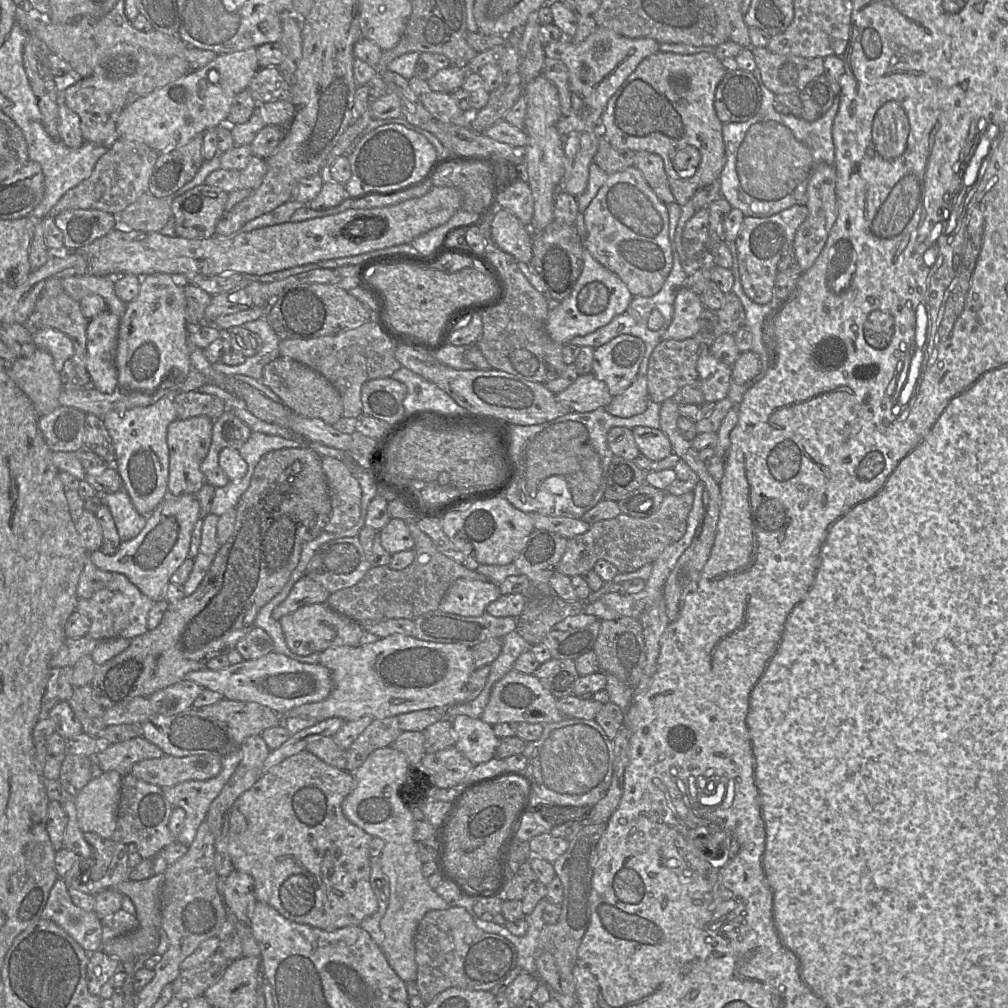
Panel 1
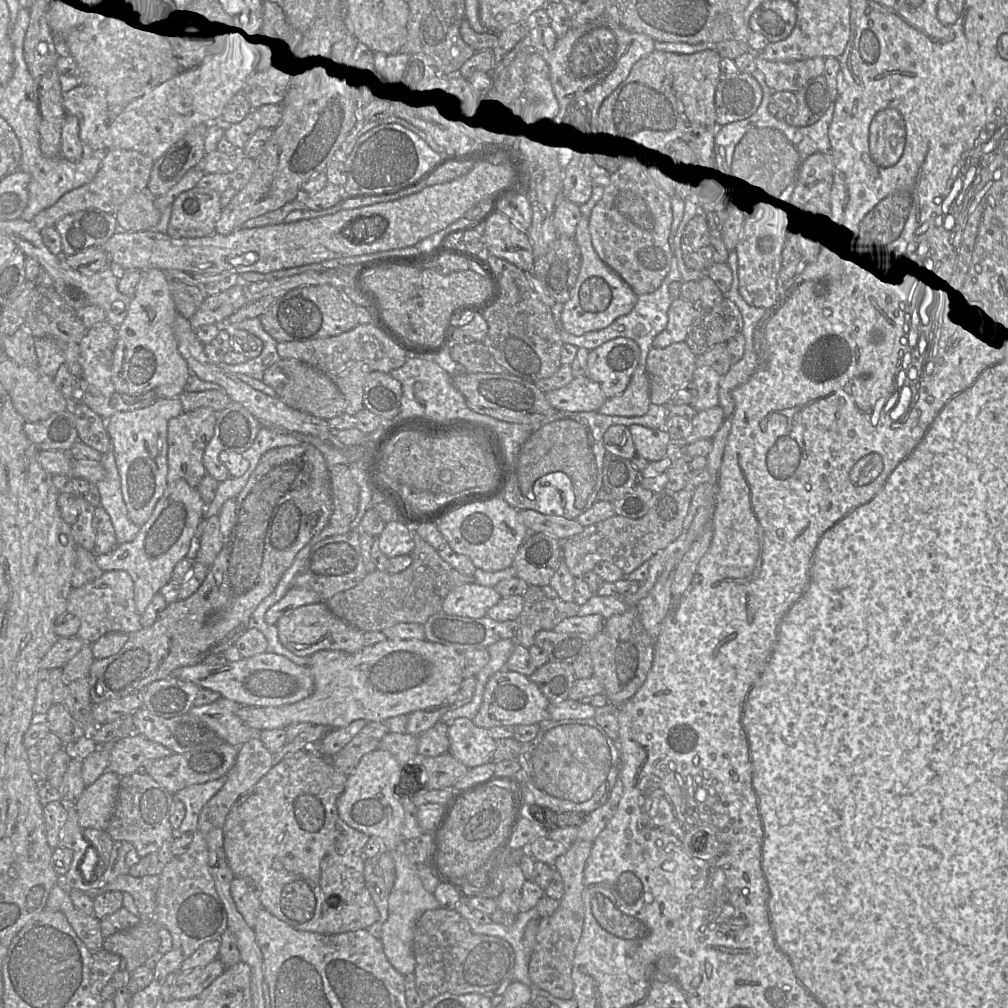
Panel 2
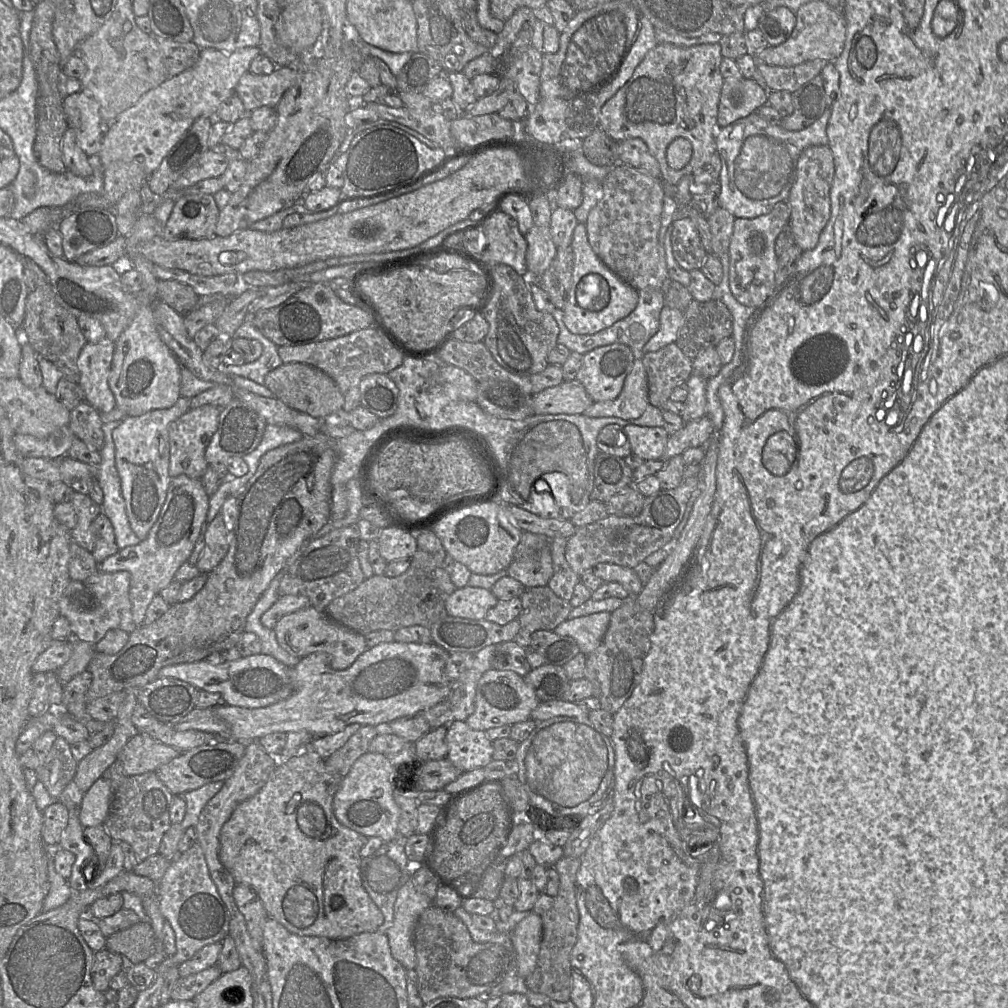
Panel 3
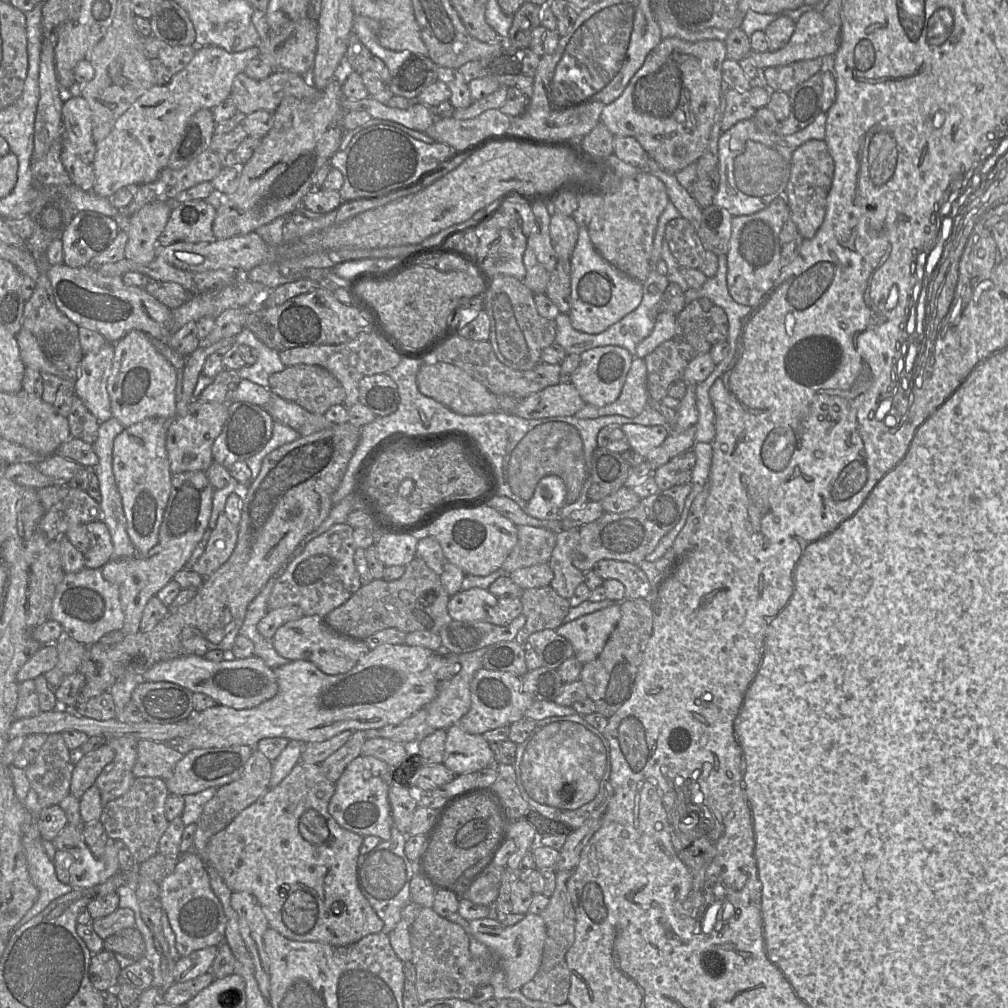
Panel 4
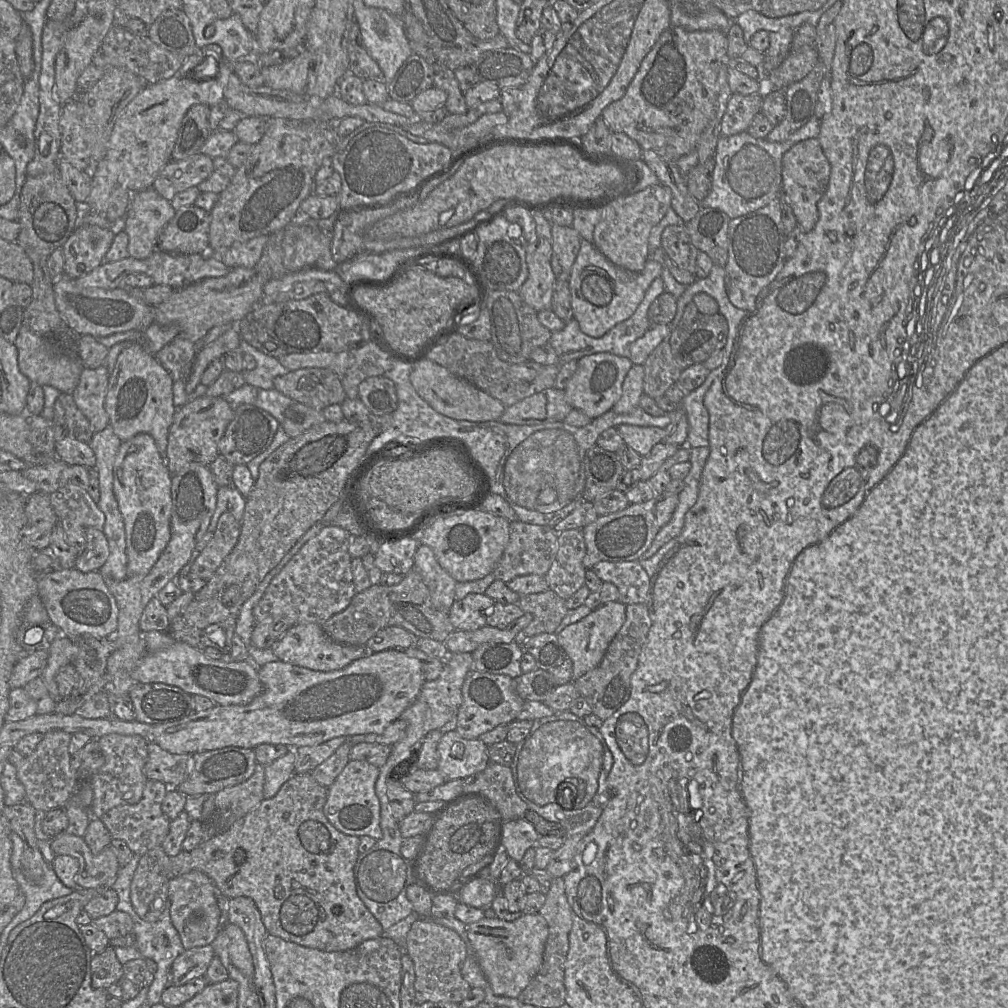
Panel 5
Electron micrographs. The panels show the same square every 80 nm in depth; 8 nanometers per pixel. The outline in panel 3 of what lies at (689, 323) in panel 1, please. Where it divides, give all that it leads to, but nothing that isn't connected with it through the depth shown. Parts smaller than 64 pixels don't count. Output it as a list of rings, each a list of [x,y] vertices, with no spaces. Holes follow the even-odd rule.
[[[665,305],[660,313],[660,326],[656,334],[644,345],[643,353],[655,352],[675,343],[684,322],[684,313]]]

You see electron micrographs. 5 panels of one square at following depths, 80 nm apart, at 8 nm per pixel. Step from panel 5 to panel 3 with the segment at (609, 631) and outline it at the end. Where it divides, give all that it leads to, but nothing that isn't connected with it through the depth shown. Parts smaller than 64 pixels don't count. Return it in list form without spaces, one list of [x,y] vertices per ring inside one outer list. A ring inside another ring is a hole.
[[[610,612],[593,613],[565,620],[553,631],[557,635],[573,638],[580,648],[580,653],[588,656],[601,644],[608,629],[610,618]]]

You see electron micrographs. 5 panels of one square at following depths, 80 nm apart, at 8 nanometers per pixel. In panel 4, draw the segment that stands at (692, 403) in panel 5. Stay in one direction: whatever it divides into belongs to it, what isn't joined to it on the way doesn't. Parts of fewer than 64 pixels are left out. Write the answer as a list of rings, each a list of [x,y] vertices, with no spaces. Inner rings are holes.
[[[725,359],[718,363],[711,375],[703,382],[696,385],[696,407],[698,420],[695,424],[696,443],[712,444],[715,437],[715,412],[712,406],[709,390],[714,382],[728,370]]]

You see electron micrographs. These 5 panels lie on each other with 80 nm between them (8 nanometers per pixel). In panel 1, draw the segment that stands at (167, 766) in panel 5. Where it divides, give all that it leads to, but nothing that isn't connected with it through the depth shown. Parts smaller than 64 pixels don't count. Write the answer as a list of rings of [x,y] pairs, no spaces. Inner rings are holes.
[[[137,736],[123,742],[102,745],[93,757],[93,762],[101,772],[116,771],[124,777],[130,773],[134,764],[164,755],[158,746]]]

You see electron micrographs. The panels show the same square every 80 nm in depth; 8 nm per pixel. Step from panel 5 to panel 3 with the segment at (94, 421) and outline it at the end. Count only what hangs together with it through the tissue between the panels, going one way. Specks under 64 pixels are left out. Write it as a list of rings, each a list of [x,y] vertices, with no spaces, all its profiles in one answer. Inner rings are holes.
[[[108,337],[98,343],[87,342],[78,358],[78,383],[84,391],[85,400],[99,412],[109,412],[116,407],[109,386],[115,346],[115,342]]]

